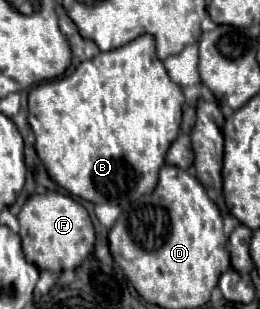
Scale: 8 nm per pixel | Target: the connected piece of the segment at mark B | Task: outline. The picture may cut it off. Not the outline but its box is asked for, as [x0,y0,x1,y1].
[29,35,183,203]

